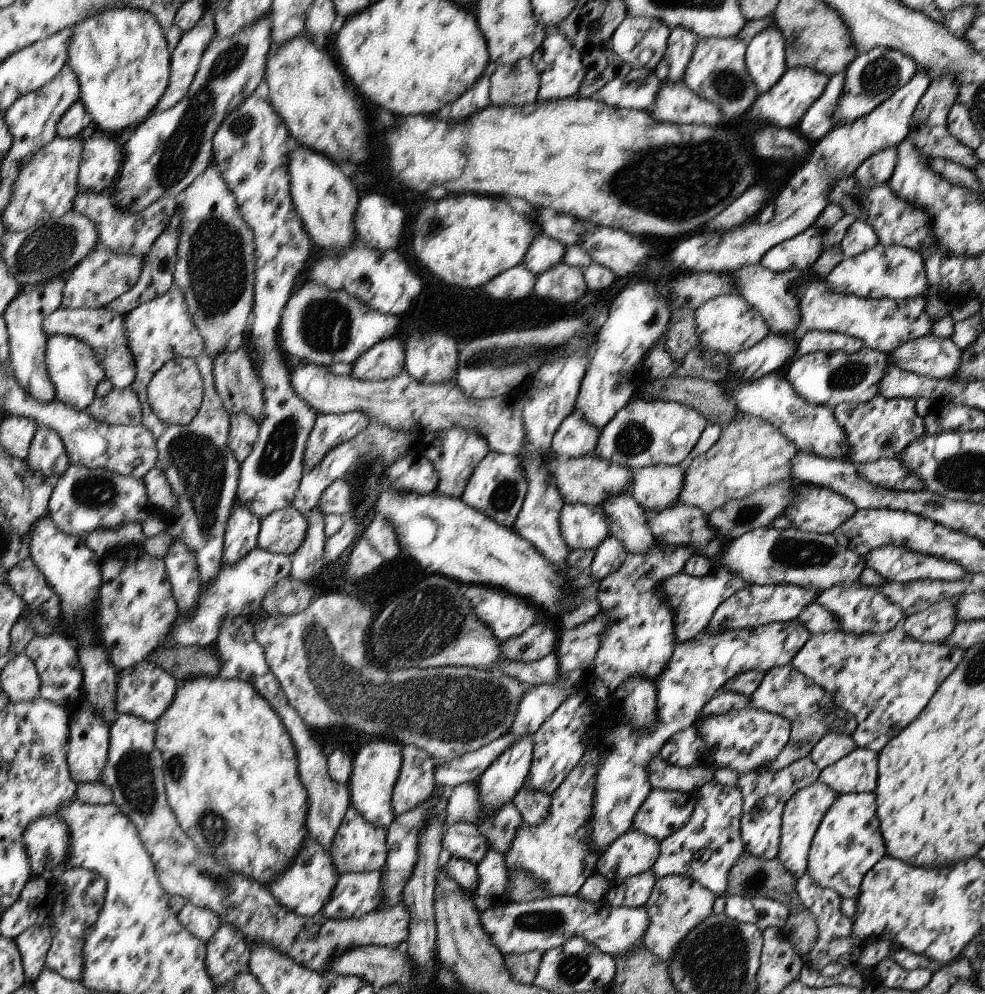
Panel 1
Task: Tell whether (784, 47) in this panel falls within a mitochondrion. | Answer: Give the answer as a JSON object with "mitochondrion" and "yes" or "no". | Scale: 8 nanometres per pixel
{"mitochondrion":"no"}

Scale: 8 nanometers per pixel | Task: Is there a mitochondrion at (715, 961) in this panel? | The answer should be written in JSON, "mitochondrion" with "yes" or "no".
{"mitochondrion":"yes"}

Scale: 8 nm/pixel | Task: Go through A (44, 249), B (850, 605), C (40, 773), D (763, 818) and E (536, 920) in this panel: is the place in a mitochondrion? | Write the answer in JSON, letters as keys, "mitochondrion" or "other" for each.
{"A":"mitochondrion","B":"other","C":"other","D":"other","E":"mitochondrion"}

